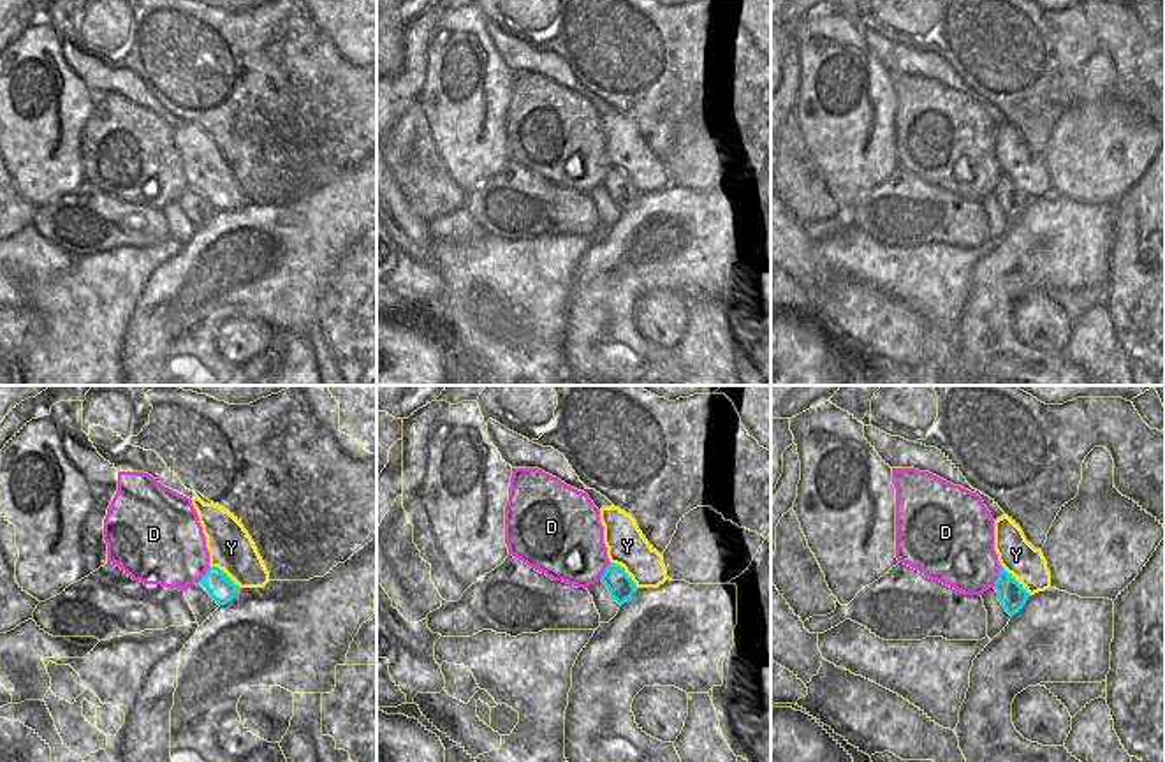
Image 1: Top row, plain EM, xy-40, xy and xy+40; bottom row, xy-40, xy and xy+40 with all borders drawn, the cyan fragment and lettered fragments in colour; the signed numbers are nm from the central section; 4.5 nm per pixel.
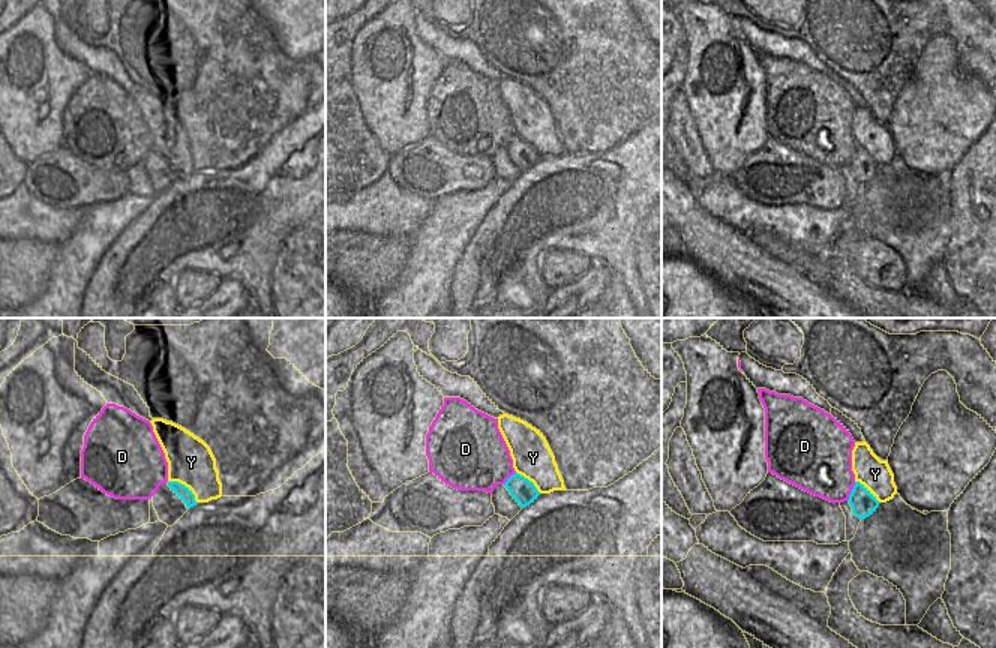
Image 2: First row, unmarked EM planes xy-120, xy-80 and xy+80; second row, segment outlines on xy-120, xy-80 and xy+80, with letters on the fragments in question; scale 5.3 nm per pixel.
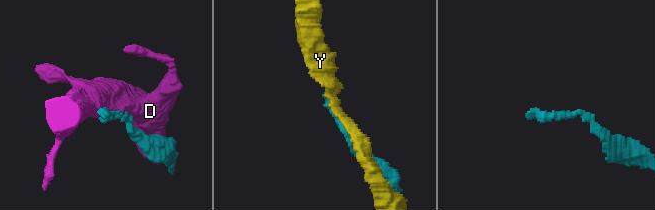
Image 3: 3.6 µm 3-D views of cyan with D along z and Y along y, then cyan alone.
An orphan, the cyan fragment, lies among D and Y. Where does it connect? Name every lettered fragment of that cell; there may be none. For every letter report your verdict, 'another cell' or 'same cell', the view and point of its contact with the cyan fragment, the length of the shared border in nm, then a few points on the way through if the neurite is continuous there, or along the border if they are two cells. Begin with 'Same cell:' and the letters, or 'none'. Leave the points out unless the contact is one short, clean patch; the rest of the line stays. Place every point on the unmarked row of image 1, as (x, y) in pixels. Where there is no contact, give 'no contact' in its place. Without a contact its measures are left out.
Same cell: none
D: another cell | xy+40 (998, 183) | 100 nm
Y: another cell | xy-40 (226, 180) | 180 nm

